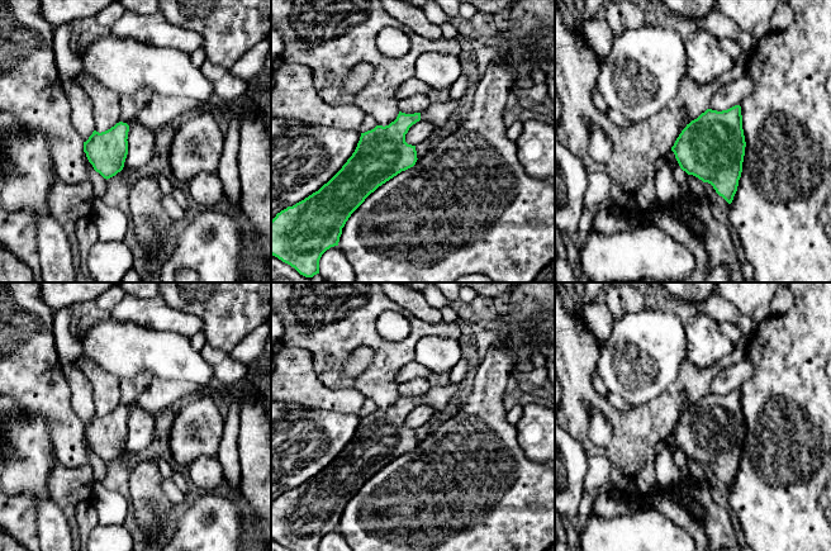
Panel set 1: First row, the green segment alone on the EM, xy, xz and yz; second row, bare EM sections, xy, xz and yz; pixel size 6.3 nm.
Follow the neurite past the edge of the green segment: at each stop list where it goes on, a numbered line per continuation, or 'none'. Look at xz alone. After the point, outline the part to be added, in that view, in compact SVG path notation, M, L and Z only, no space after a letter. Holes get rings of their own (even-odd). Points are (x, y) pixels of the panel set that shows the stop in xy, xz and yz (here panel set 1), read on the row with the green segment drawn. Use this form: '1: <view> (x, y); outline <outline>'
1: xz (437, 112); outline M450 99L447 103L432 103L424 111L421 113L421 120L427 120L432 123L446 123L461 106L461 100Z

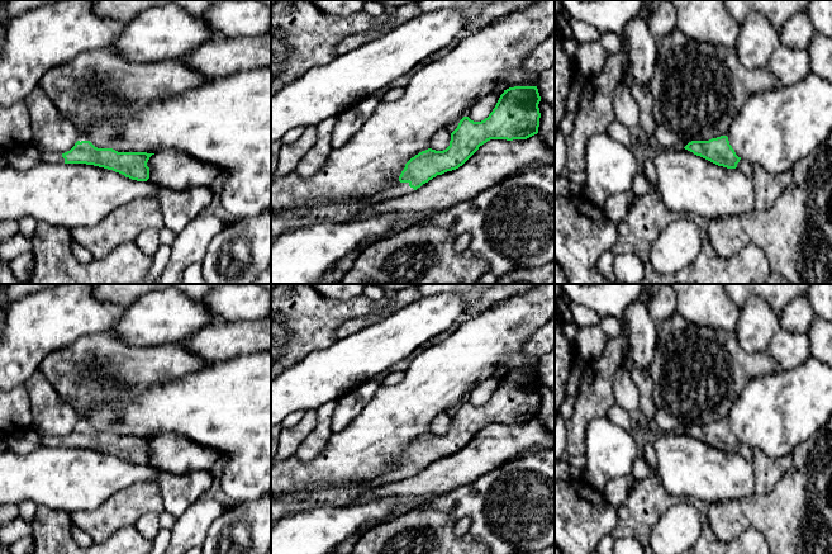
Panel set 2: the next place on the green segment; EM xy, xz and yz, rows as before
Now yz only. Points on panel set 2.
1: yz (745, 166); outline M741 158L737 164L737 169L740 169L745 175L751 176L753 172L753 164Z

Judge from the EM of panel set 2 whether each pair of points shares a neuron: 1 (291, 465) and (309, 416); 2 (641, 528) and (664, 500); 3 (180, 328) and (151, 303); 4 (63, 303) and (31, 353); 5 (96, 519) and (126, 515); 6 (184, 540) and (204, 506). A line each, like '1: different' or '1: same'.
1: different
2: same
3: same
4: same
5: same
6: same

